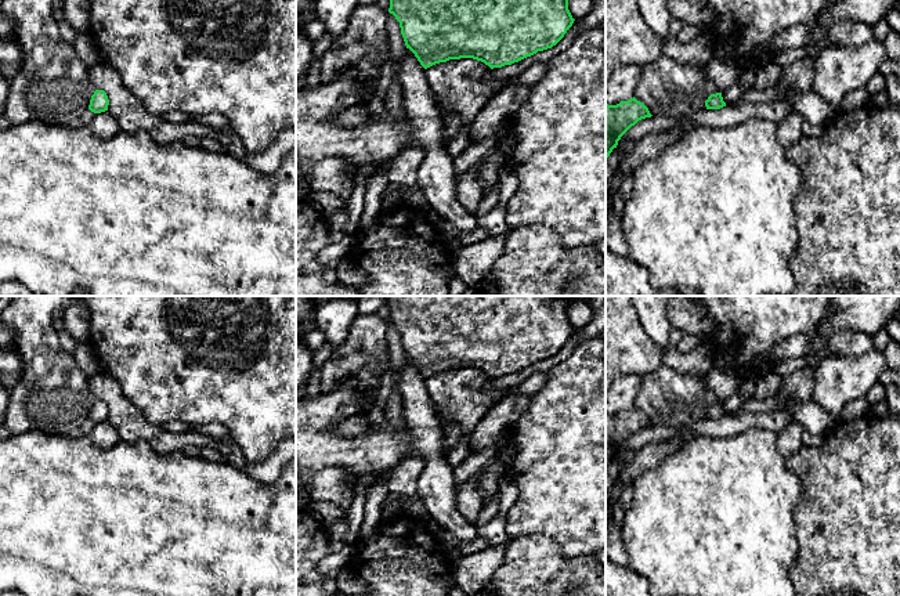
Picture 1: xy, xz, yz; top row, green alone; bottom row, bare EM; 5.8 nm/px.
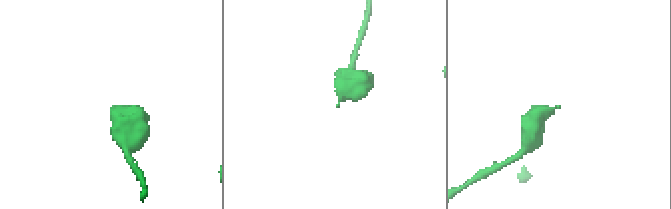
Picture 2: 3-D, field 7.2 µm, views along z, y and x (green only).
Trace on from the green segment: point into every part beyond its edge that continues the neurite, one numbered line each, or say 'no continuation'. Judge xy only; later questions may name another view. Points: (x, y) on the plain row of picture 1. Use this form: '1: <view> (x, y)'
no continuation

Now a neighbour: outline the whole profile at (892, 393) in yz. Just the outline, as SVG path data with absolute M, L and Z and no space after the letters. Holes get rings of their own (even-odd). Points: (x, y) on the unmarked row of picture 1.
M890 384L885 387L885 401L888 402L890 415L900 413L900 387Z

